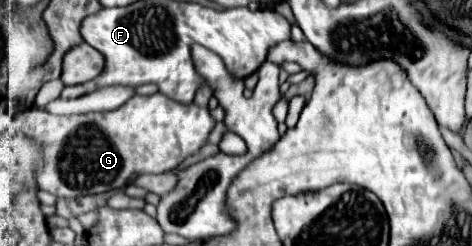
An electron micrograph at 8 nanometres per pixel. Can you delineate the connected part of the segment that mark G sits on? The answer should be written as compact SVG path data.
M134 94L118 110L54 116L32 108L32 136L44 146L44 168L36 174L40 190L78 198L126 188L140 174L162 174L206 144L214 120L208 108L180 104L164 94Z

